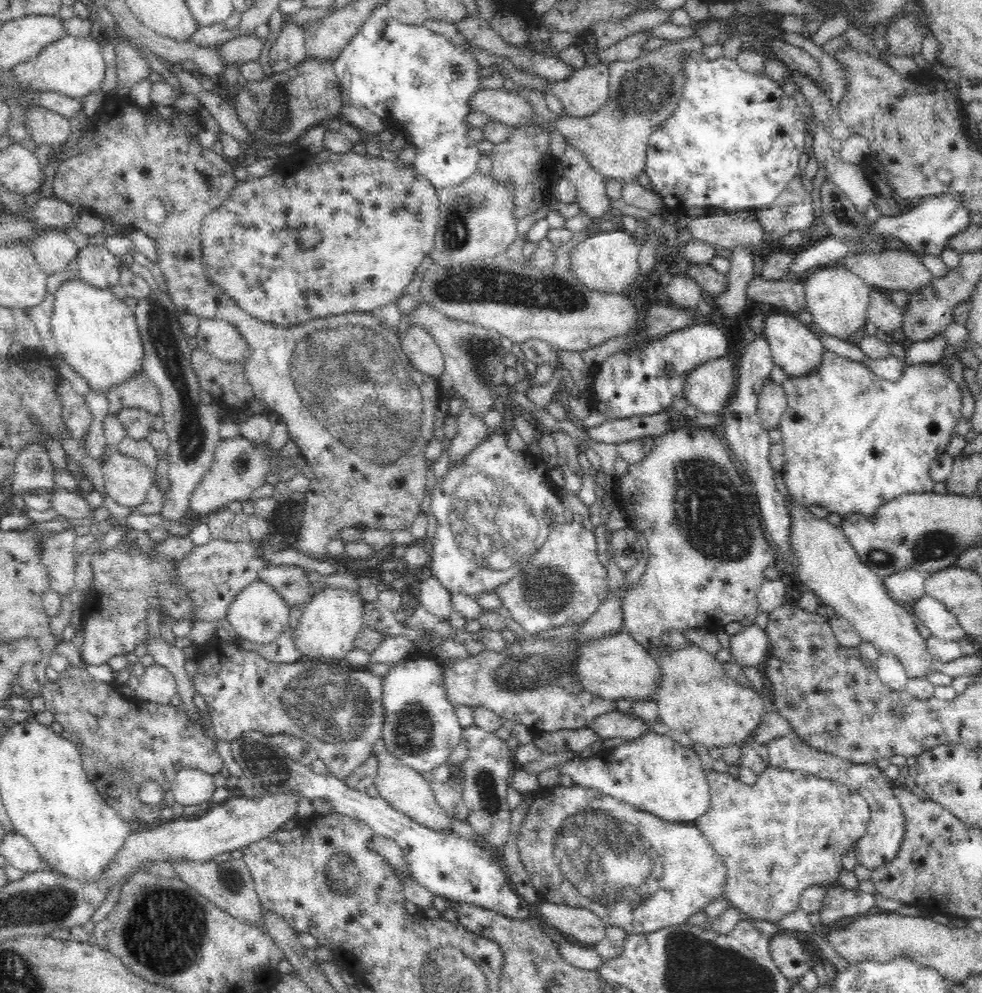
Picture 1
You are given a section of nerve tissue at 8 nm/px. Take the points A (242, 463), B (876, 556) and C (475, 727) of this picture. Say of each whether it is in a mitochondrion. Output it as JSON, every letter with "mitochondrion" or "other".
{"A":"other","B":"mitochondrion","C":"other"}

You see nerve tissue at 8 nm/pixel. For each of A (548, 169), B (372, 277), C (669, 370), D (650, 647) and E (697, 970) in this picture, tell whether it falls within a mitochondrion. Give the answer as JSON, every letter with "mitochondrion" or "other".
{"A":"other","B":"other","C":"mitochondrion","D":"other","E":"mitochondrion"}

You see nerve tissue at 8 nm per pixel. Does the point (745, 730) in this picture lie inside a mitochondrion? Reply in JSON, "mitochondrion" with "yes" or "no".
{"mitochondrion":"no"}

